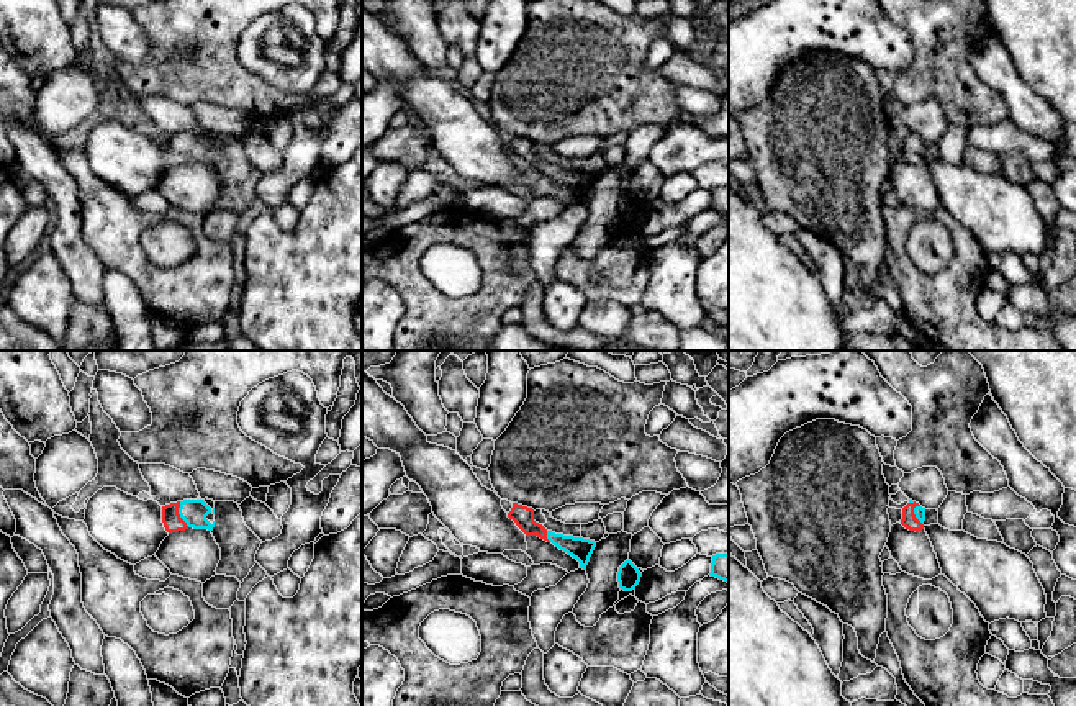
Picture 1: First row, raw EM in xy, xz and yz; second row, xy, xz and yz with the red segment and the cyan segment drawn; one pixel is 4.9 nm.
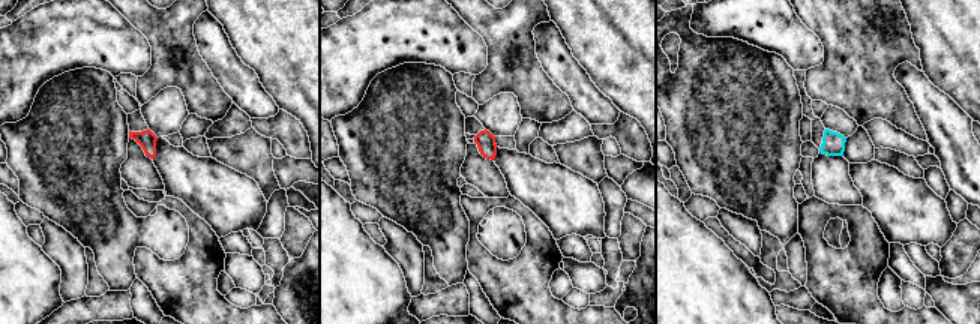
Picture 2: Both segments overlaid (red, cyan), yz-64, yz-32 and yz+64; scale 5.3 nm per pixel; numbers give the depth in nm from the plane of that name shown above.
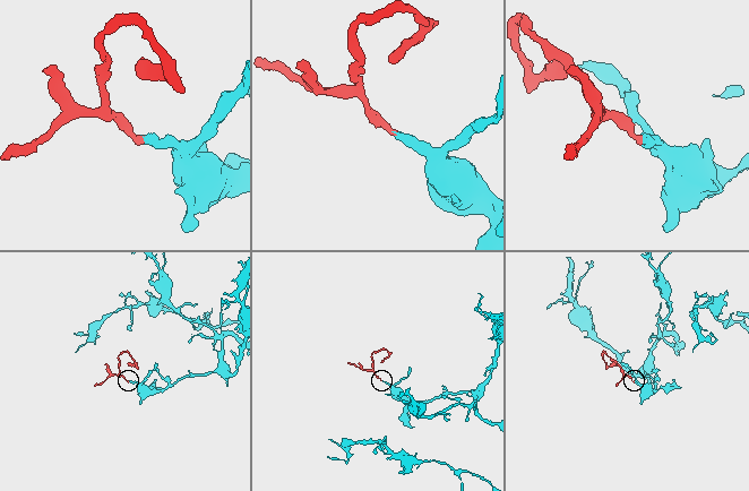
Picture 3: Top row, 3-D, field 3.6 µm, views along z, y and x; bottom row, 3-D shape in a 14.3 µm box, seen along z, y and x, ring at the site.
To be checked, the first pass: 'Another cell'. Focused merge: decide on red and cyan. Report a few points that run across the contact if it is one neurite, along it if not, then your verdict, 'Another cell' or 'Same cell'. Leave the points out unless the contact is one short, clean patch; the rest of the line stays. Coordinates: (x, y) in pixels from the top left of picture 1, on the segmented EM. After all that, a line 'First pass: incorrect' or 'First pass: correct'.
Line: xy (171, 518), (179, 515), (194, 511). Same cell
First pass: incorrect

